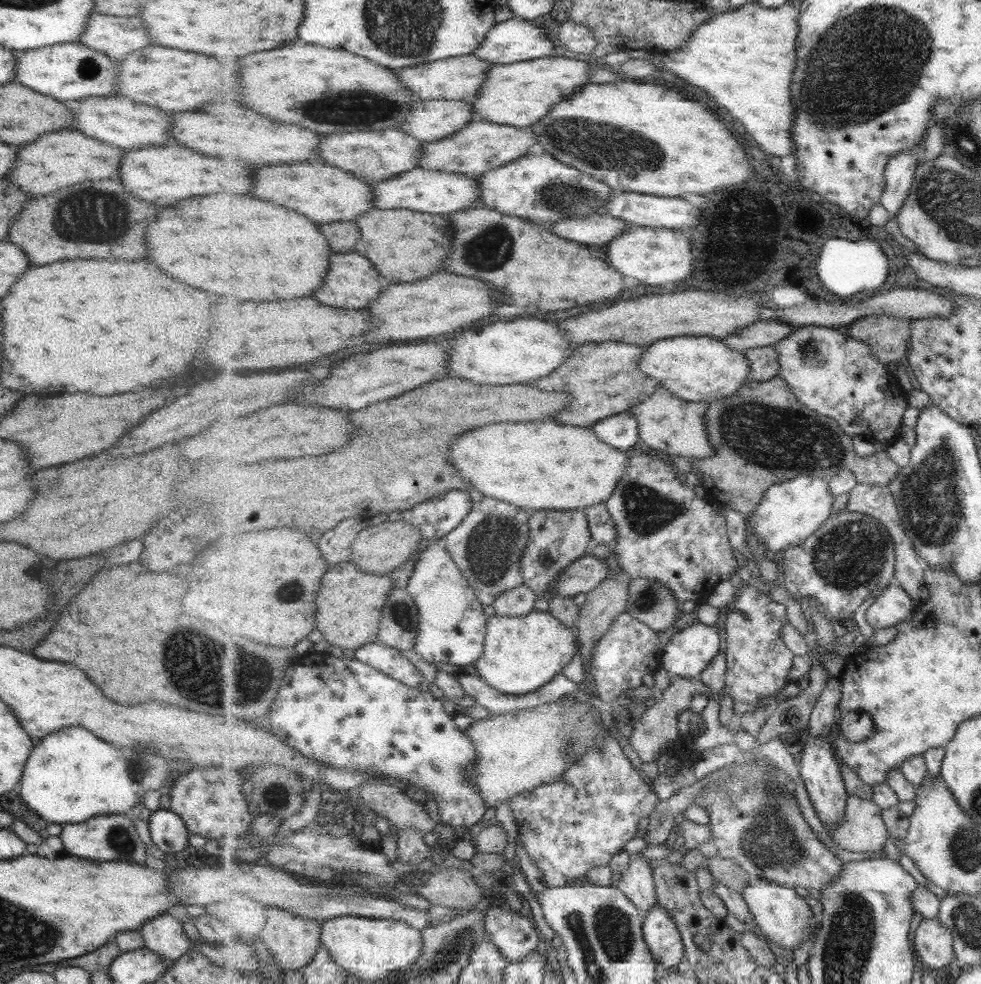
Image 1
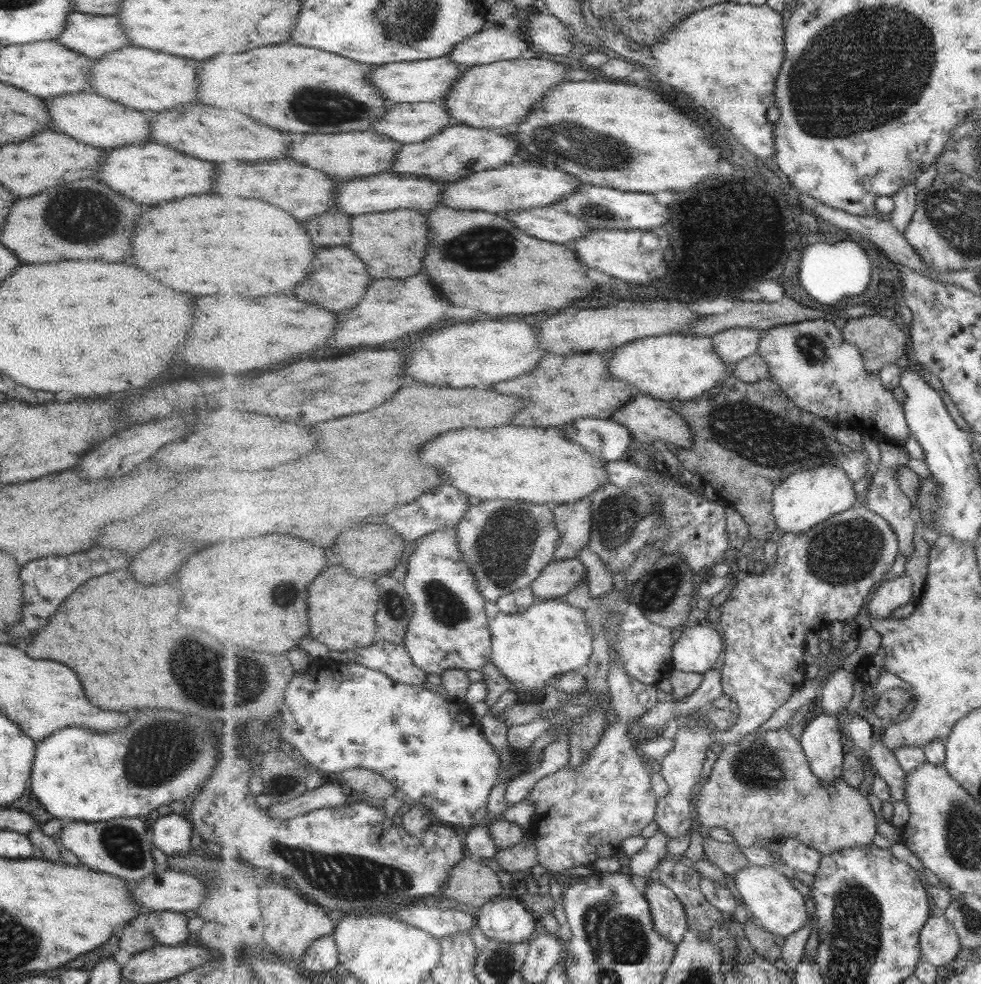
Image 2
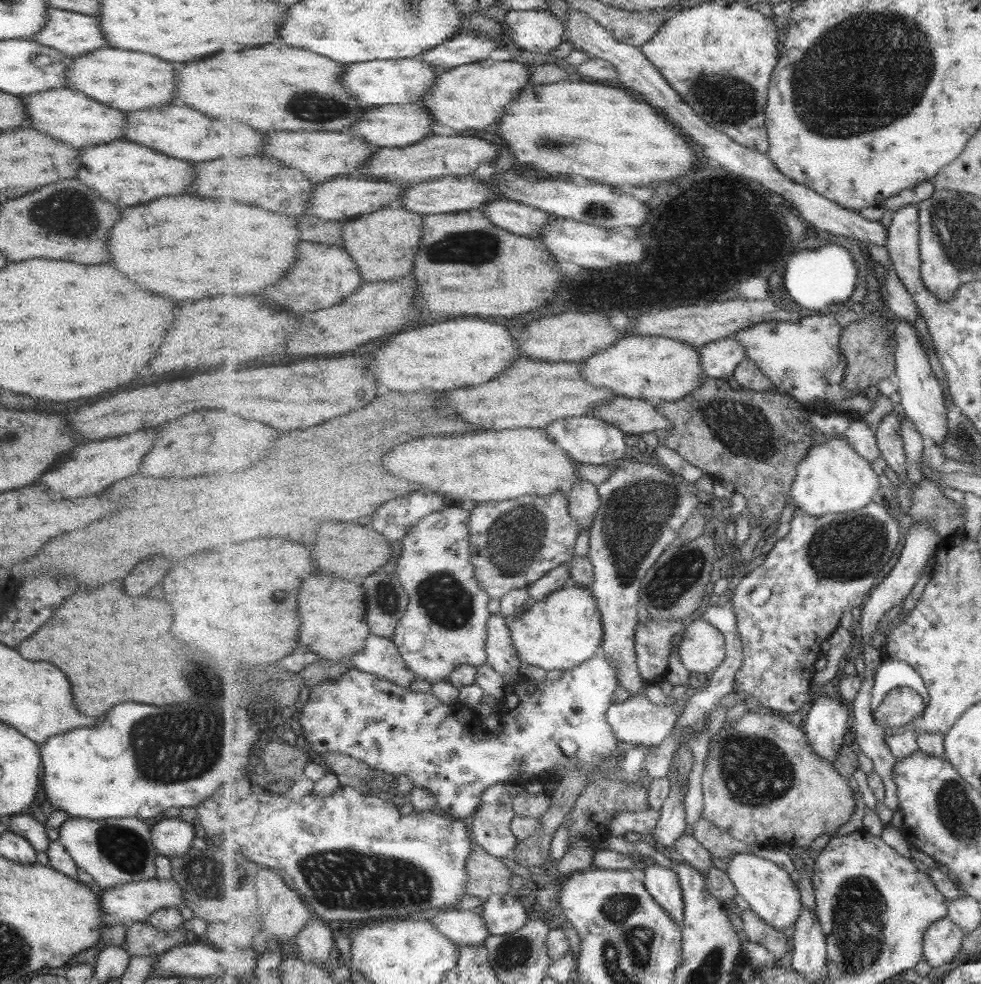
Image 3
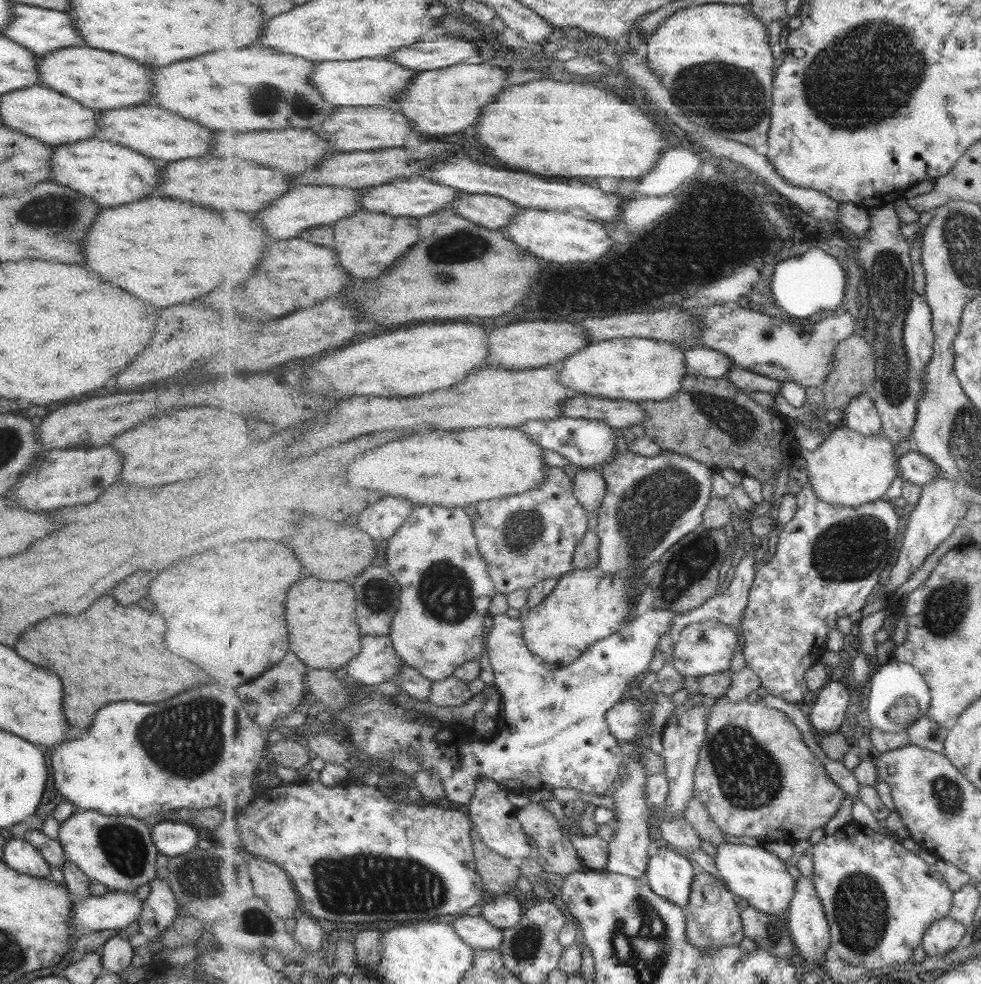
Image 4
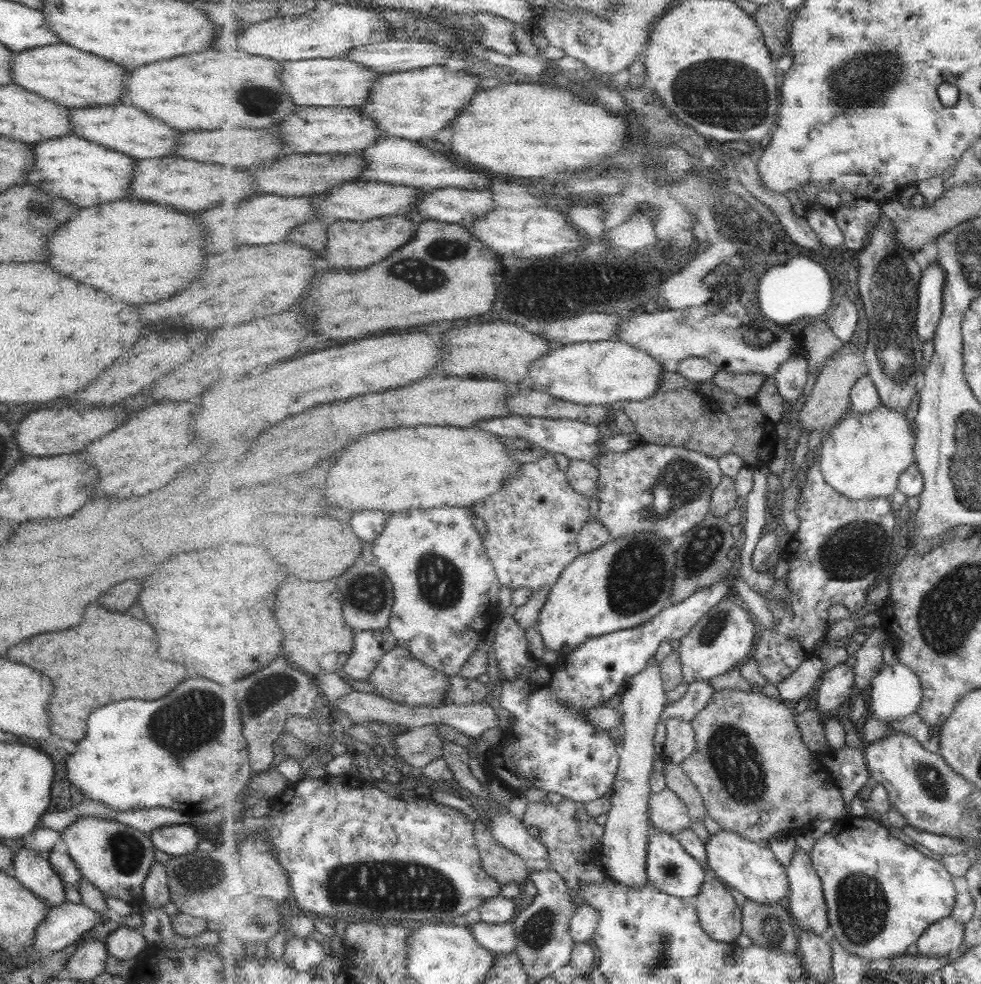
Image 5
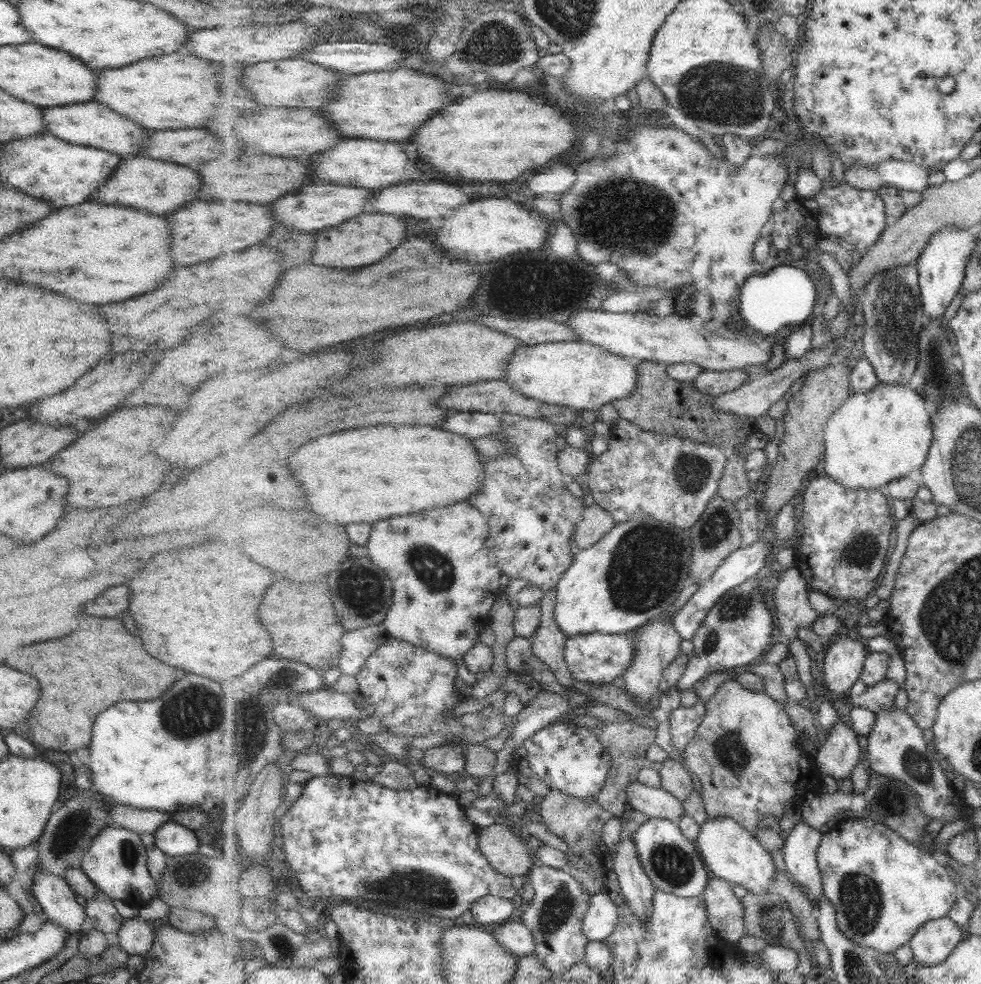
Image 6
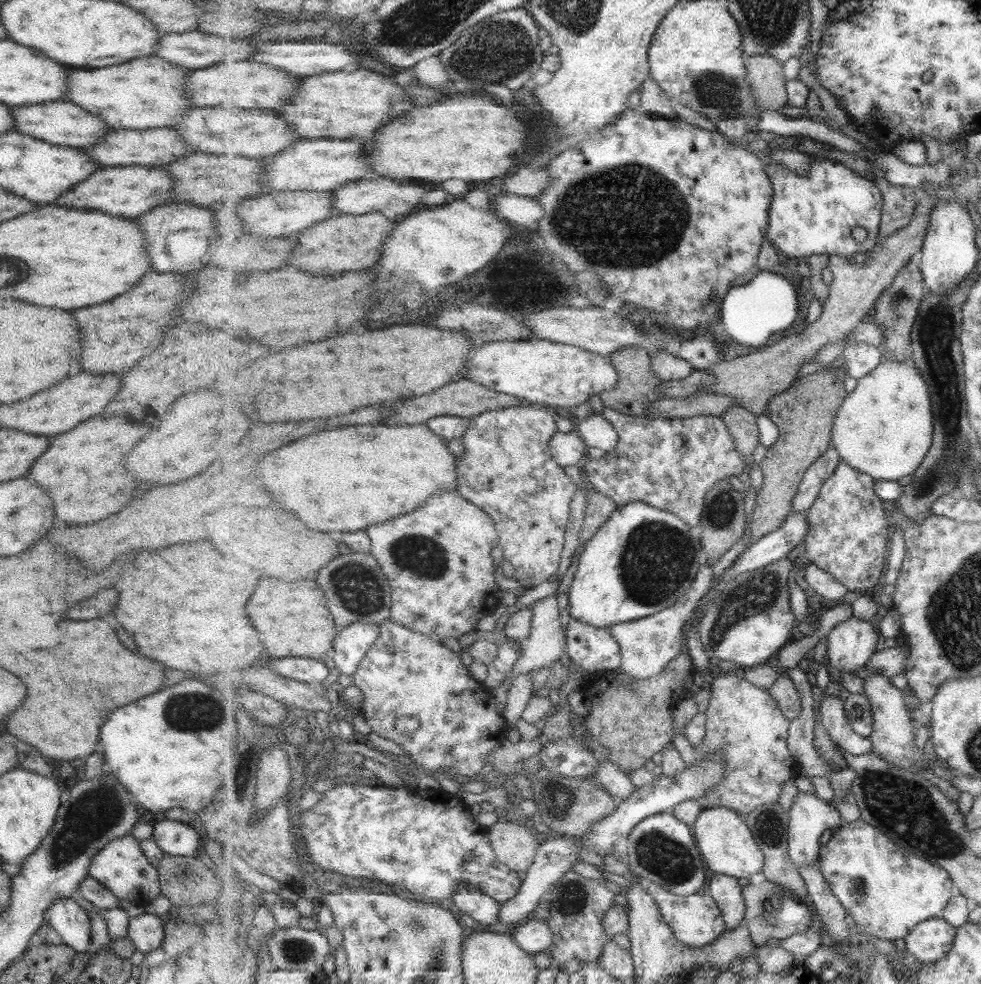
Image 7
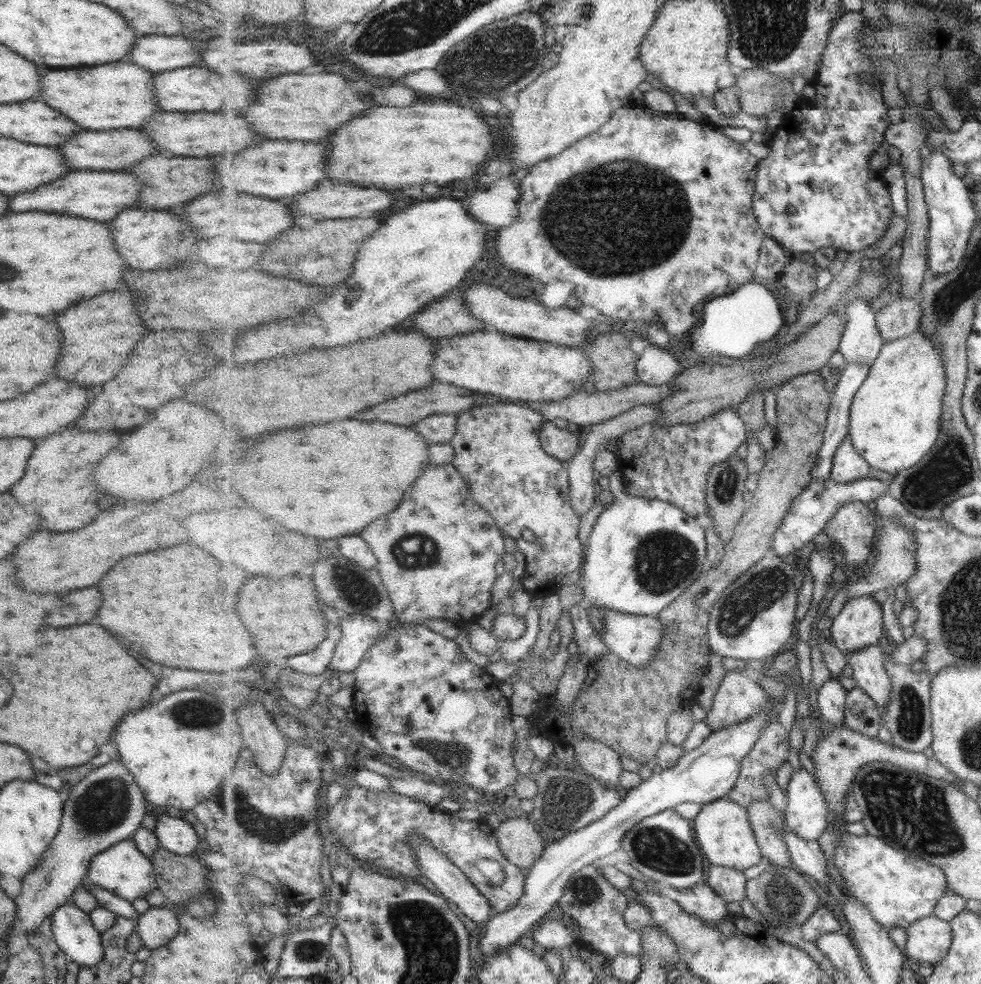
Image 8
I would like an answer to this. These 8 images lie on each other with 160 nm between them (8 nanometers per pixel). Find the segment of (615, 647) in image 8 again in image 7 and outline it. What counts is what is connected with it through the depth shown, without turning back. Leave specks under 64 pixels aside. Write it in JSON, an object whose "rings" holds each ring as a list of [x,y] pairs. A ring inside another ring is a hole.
{"rings":[[[709,562],[700,568],[690,591],[674,607],[645,618],[608,627],[607,629],[612,632],[621,647],[621,669],[628,675],[641,680],[653,678],[663,672],[663,669],[684,650],[684,627],[687,626],[688,620],[695,615],[695,610],[699,608],[702,599],[711,590],[713,584],[713,565]]]}

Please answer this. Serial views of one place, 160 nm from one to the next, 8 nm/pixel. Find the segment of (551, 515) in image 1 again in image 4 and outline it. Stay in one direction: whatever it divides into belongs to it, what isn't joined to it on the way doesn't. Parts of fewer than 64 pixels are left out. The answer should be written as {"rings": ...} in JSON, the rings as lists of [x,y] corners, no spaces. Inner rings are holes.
{"rings":[[[599,468],[582,470],[573,475],[574,496],[589,514],[596,514],[602,508],[607,495],[606,478]]]}

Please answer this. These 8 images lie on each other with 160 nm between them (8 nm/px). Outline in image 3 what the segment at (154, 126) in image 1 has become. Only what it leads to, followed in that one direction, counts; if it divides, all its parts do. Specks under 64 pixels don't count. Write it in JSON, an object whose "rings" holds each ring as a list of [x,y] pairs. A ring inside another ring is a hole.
{"rings":[[[67,87],[25,95],[25,108],[33,130],[49,134],[55,140],[71,144],[73,148],[91,148],[123,138],[123,114],[119,110],[95,102],[89,96]]]}

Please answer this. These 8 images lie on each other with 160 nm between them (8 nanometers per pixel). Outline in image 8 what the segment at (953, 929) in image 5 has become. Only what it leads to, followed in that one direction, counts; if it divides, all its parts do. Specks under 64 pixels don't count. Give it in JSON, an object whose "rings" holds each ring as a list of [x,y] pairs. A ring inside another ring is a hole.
{"rings":[[[933,914],[911,923],[907,928],[908,942],[905,944],[910,964],[935,965],[949,955],[954,933],[950,922]]]}

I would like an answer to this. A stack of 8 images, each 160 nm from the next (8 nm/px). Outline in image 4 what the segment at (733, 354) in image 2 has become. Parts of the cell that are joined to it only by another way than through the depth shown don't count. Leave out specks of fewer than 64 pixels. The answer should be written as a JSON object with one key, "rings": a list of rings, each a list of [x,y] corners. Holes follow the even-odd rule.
{"rings":[[[695,346],[684,350],[687,366],[692,374],[705,375],[709,378],[727,376],[732,369],[733,362],[727,353],[705,346]]]}

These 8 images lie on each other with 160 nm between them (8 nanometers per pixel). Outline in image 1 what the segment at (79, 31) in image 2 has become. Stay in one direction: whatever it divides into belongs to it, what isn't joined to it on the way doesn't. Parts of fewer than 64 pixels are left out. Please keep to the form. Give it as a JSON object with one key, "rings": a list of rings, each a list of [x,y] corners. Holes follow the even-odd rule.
{"rings":[[[92,12],[79,44],[92,48],[111,60],[121,61],[129,53],[147,47],[149,40],[141,20]]]}

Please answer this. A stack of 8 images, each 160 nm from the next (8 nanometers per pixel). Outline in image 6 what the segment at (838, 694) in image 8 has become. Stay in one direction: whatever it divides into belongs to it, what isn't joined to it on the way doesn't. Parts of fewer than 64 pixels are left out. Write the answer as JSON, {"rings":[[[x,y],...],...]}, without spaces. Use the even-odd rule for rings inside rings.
{"rings":[[[837,720],[816,756],[815,763],[821,775],[829,775],[835,780],[851,778],[853,768],[863,762],[857,735],[851,725]]]}

